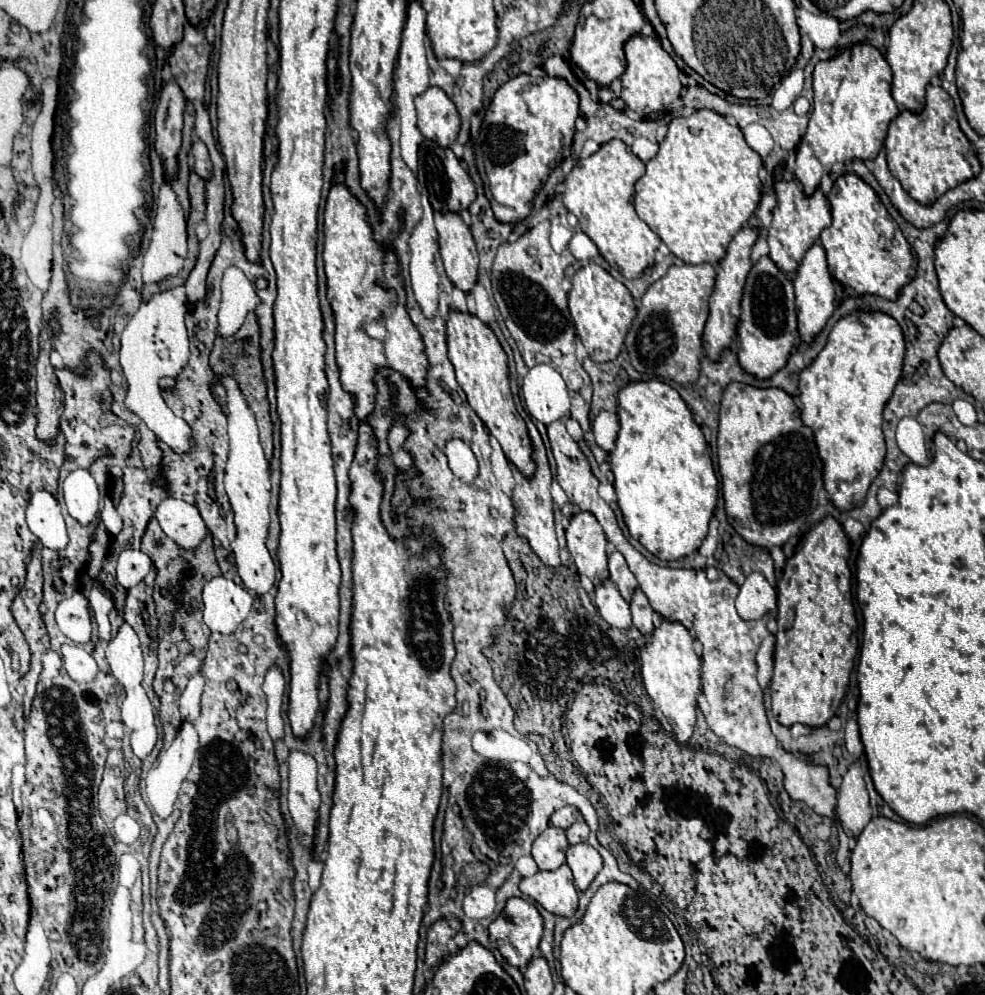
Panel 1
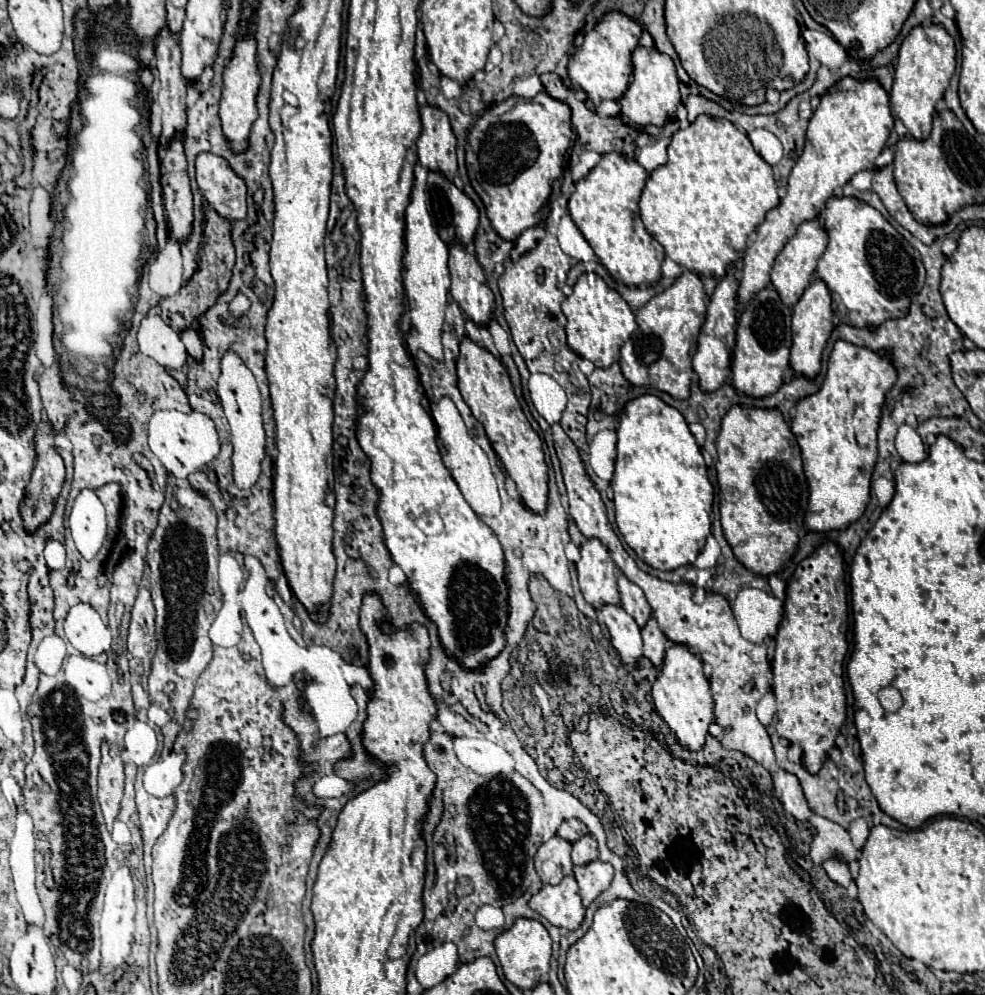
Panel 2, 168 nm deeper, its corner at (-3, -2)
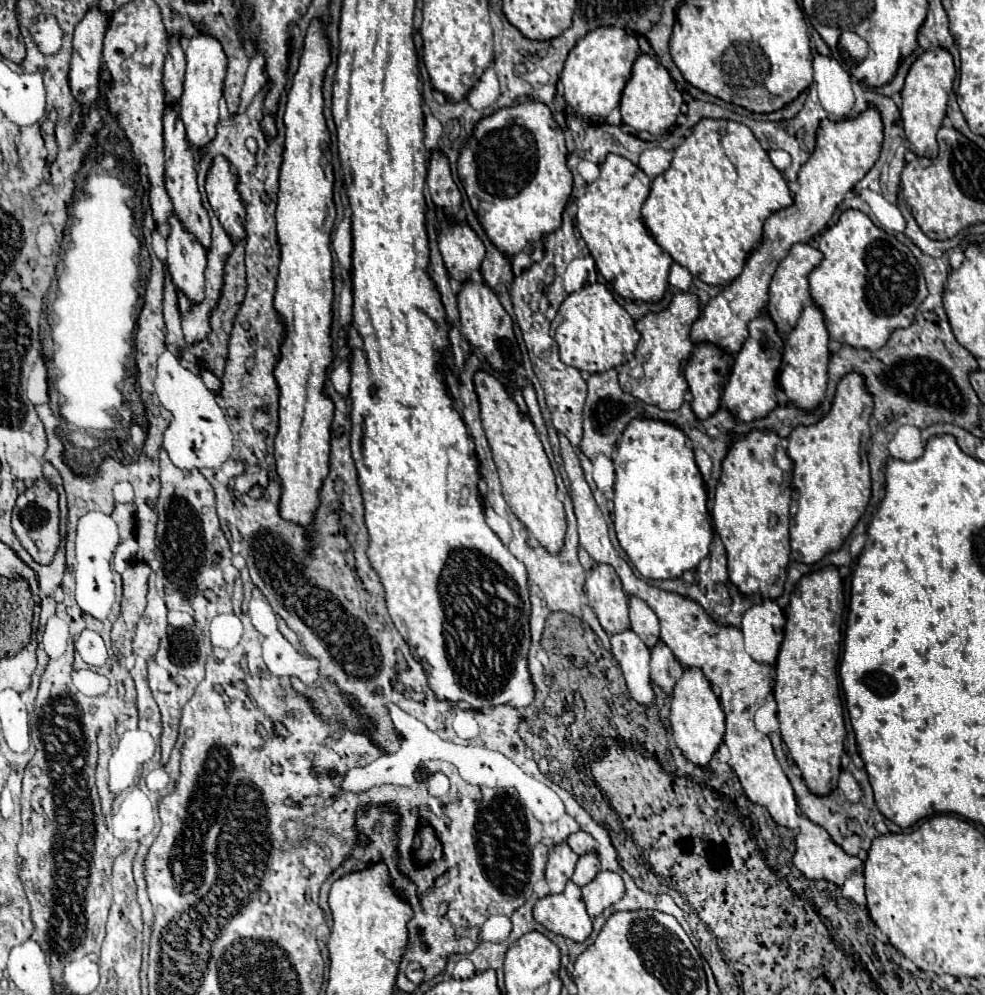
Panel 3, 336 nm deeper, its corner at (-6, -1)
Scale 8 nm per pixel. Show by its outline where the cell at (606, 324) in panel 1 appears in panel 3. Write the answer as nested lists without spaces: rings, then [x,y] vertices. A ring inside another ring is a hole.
[[[589,283],[583,289],[567,295],[567,299],[561,303],[557,317],[551,323],[551,337],[559,345],[563,363],[577,367],[579,371],[601,373],[631,361],[641,335],[635,329],[635,321],[615,301],[613,293],[601,283]]]

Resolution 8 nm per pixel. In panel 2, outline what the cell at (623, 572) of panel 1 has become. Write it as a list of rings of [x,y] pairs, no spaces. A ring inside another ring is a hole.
[[[618,574],[618,588],[620,588],[620,600],[622,600],[622,608],[636,620],[636,624],[640,628],[646,626],[646,622],[650,620],[652,612],[650,606],[646,602],[646,596],[642,594],[642,590],[638,586],[634,586],[624,574]]]

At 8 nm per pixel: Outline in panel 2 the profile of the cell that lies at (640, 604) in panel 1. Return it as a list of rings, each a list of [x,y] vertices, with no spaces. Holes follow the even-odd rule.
[[[650,618],[650,622],[642,628],[642,640],[644,640],[644,656],[656,666],[660,668],[664,662],[664,652],[668,648],[668,640],[662,634],[662,630],[658,628],[656,620]]]

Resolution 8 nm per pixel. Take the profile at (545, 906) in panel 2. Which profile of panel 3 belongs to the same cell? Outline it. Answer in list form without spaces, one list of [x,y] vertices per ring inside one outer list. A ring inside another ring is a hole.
[[[573,881],[567,883],[563,893],[539,899],[533,907],[533,917],[549,931],[573,941],[583,941],[593,931],[581,889]]]

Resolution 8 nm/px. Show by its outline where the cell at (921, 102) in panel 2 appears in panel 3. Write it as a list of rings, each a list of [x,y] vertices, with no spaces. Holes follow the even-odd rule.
[[[939,45],[935,49],[921,53],[905,77],[905,85],[901,89],[901,97],[903,97],[901,117],[905,125],[905,137],[911,141],[911,149],[919,157],[937,157],[939,147],[937,147],[935,135],[945,117],[945,107],[947,107],[949,93],[953,89],[955,75],[957,71],[955,71],[951,53]]]

